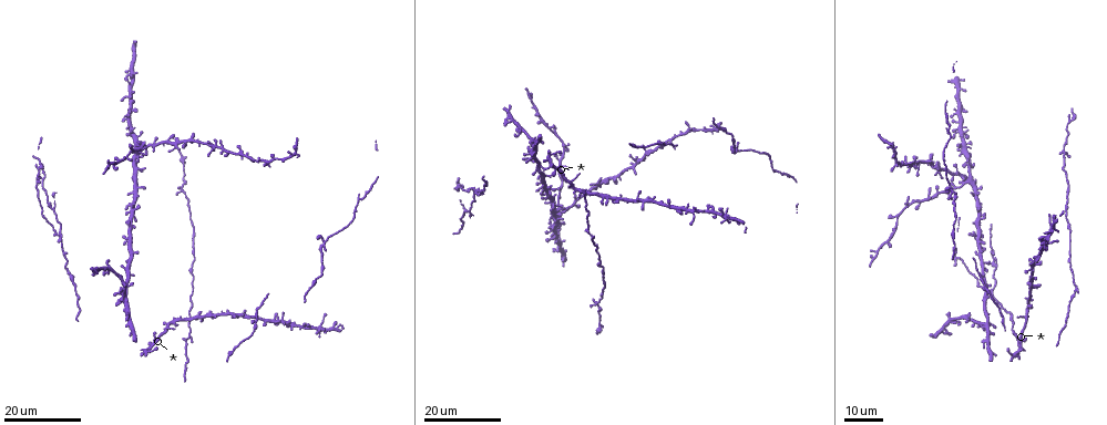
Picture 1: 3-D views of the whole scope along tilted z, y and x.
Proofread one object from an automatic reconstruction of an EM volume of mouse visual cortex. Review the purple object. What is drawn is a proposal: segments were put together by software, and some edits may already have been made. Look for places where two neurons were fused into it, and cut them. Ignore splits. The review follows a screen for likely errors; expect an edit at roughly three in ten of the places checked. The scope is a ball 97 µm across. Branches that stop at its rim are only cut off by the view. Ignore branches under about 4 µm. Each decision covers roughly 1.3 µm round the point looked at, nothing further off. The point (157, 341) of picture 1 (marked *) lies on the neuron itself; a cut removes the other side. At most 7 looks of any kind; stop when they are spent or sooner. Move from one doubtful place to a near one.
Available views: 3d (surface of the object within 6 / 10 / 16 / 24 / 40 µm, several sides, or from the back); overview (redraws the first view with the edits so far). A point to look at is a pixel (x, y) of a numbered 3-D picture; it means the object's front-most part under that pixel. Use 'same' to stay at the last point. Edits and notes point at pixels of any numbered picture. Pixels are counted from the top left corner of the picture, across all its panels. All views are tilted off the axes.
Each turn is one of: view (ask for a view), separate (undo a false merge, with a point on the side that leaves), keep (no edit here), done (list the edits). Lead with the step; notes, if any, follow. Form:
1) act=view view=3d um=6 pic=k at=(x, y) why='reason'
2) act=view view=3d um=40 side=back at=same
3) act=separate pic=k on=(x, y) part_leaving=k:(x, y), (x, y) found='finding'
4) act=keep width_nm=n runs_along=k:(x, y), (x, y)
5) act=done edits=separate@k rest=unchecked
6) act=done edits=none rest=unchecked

act=view view=3d um=24 pic=1 at=(53, 210) why='three-way junction'

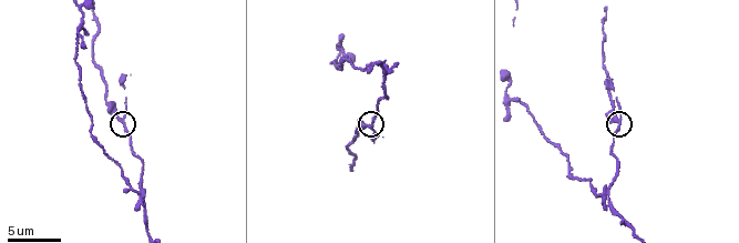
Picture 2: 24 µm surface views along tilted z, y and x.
act=view view=3d um=6 pic=2 at=(368, 128)

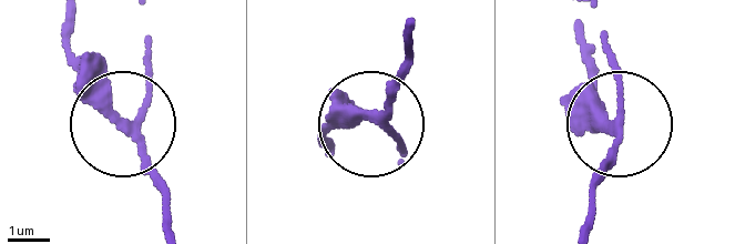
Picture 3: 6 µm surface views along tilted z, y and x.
act=keep width_nm=180 runs_along=3:(411, 32), (408, 69), (375, 117), (406, 152) found='one neuron here'

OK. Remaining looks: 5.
act=view view=3d um=10 pic=2 at=(140, 195) why='arms run side by side'

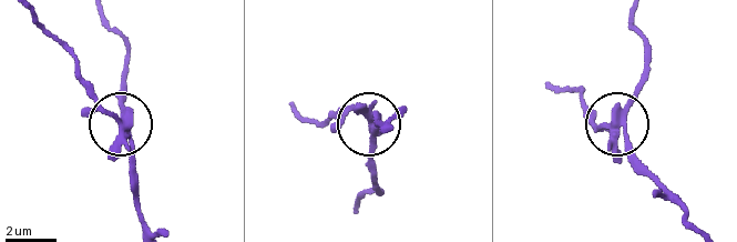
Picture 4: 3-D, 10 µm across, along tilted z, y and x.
act=separate pic=4 on=(91, 110) width_nm=280 part_leaving=4:(124, 120), (98, 104), (71, 58), (36, 18) found='a second neuron is stuck on'

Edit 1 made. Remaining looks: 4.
act=view view=3d um=16 pic=1 at=(287, 323) why='looks like a crossing'

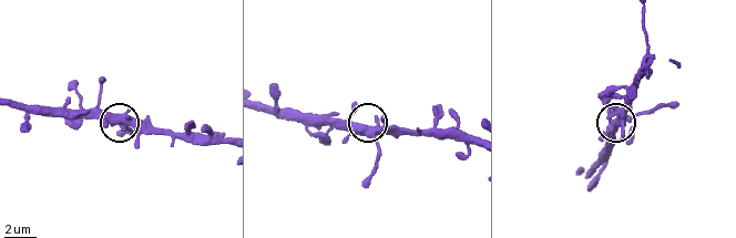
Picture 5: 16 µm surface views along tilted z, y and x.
act=view view=3d um=10 pic=5 at=(124, 128) why='zoom in'

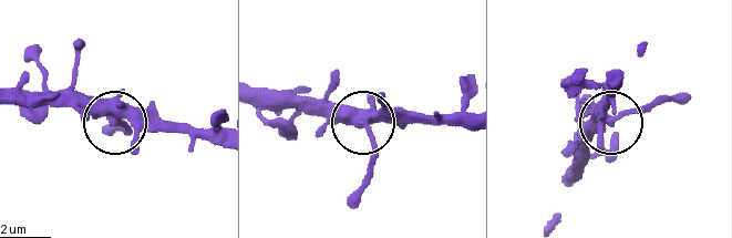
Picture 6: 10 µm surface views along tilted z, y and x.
act=keep arms=5 found='all the same neuron'

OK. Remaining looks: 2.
act=view view=3d um=24 pic=1 at=(1030, 284)

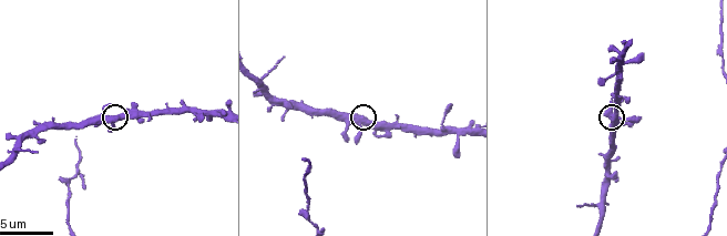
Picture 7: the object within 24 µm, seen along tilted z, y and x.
act=view view=3d um=10 pic=7 at=(360, 123) why='zoom in'

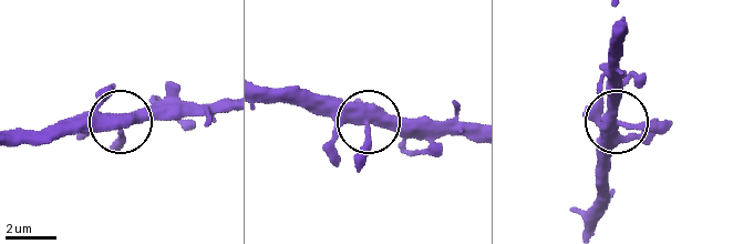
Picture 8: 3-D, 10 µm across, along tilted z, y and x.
act=keep width_nm=410 runs_along=8:(262, 88), (300, 87), (352, 108), (365, 126), (361, 170) found='continuous, no second neuron'

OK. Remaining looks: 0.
act=done edits=separate@4 rest=unchecked

